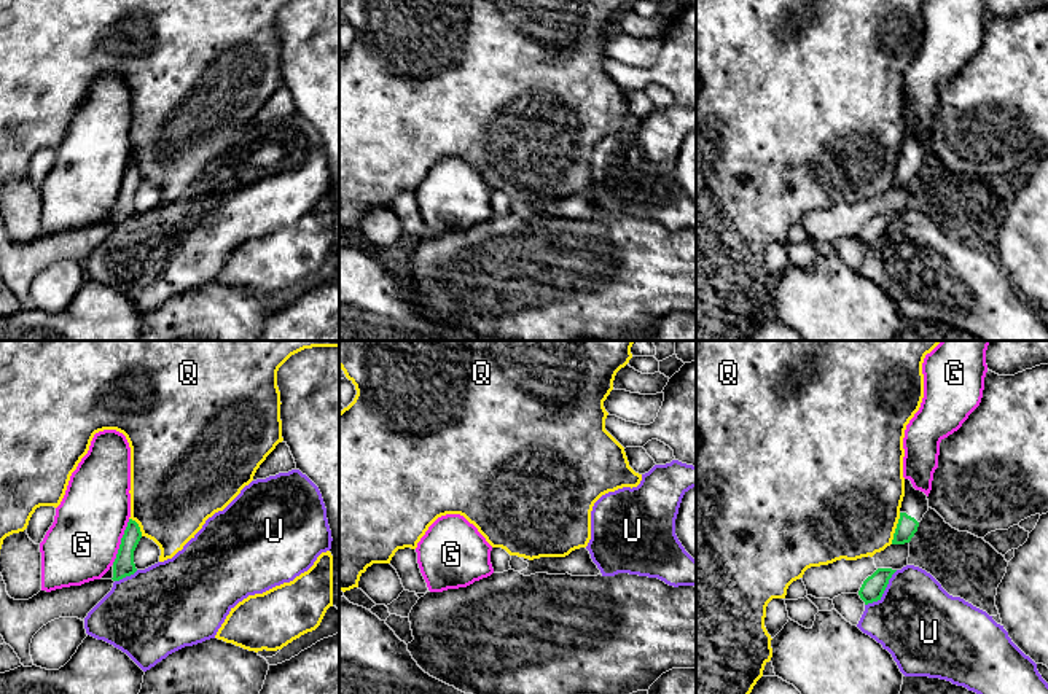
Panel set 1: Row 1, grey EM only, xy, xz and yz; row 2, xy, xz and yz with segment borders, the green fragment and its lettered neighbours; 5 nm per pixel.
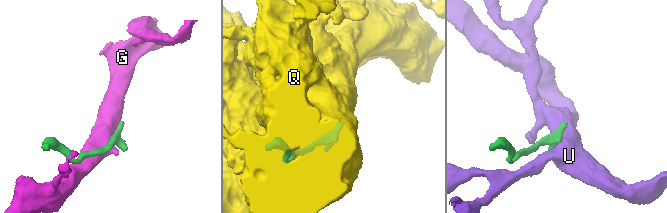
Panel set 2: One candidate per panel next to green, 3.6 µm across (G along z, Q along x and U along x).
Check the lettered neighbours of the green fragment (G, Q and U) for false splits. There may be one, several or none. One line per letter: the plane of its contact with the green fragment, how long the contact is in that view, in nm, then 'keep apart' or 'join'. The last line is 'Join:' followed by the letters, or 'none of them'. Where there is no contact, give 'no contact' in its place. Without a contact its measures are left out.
G: xy | 240 nm | keep apart
Q: yz | 170 nm | keep apart
U: yz | 240 nm | keep apart
Join: none of them

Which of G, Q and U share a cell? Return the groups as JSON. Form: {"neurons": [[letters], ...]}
{"neurons": [["G"], ["Q"], ["U"]]}

